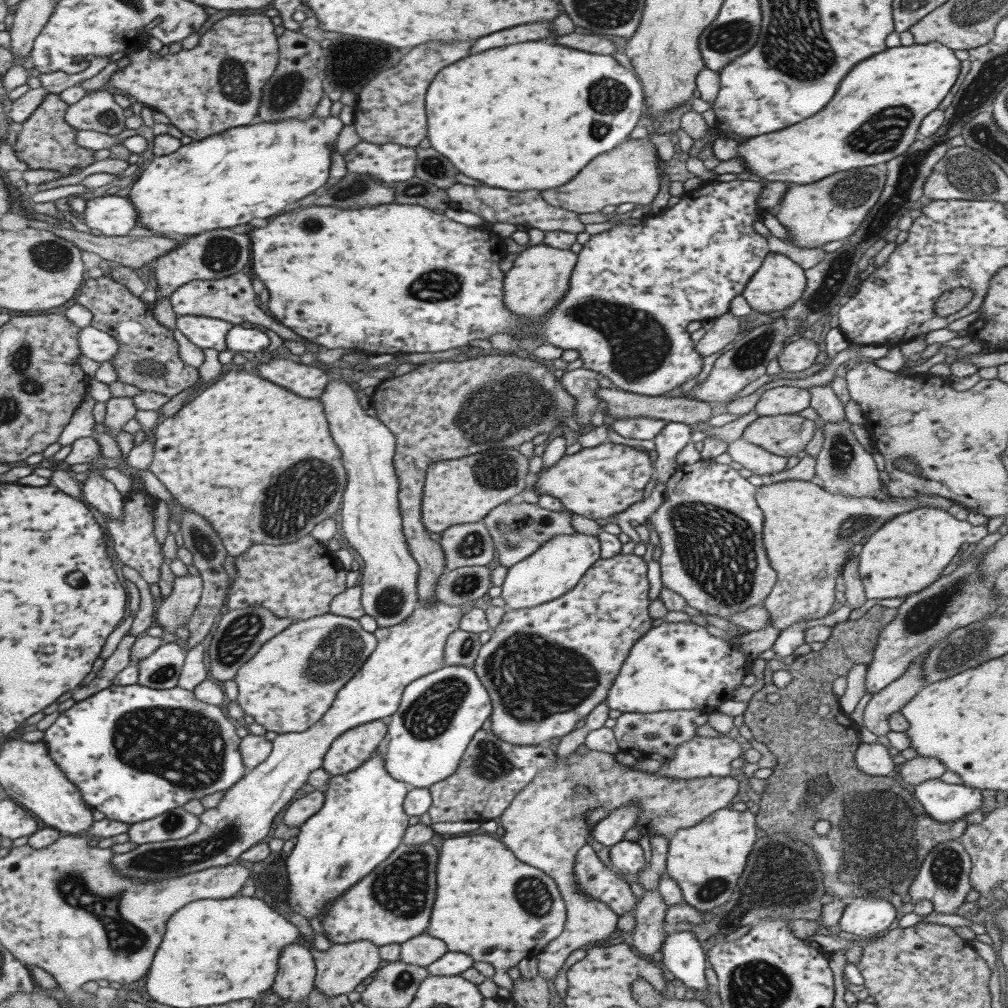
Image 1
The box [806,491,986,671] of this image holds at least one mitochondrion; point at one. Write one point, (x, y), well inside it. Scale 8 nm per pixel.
(924, 615)

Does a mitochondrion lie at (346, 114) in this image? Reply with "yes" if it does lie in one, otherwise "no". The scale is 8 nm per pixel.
no

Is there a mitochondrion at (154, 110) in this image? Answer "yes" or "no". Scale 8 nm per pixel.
no

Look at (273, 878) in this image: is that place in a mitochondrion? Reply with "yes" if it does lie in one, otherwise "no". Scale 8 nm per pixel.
no

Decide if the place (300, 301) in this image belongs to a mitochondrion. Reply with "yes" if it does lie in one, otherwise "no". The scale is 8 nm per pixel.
no

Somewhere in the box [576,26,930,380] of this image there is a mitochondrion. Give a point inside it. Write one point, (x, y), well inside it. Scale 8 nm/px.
(881, 132)

